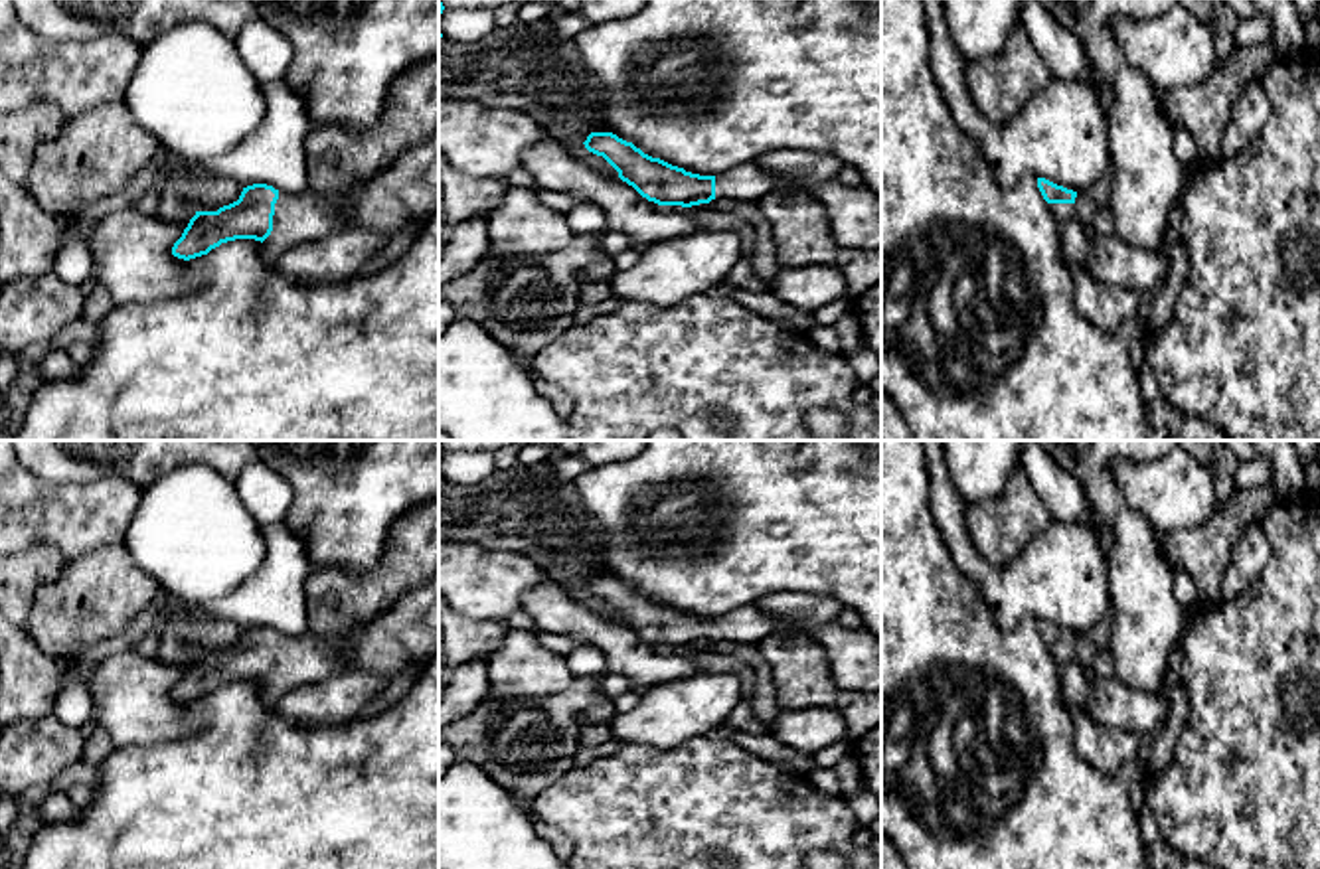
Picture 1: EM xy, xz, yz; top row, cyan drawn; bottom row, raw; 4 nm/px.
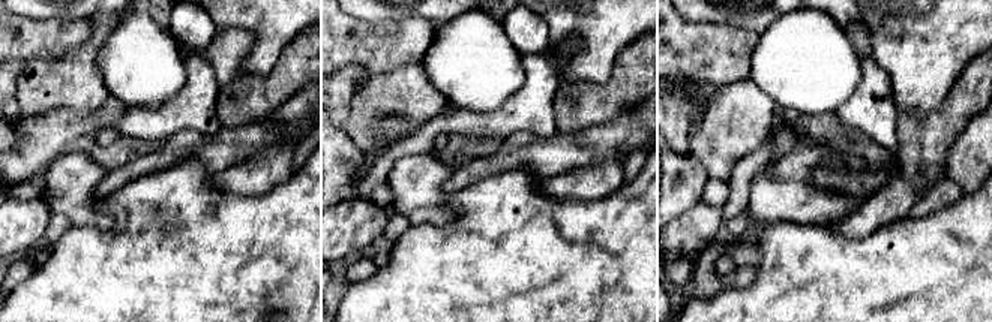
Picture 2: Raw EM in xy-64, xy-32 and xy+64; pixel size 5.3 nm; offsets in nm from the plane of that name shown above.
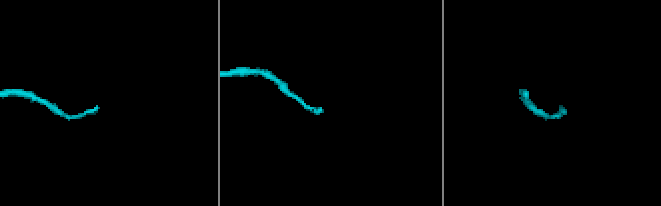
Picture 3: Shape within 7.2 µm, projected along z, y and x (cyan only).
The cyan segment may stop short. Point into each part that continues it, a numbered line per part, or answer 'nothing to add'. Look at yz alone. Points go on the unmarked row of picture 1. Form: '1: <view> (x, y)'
1: yz (1075, 686)

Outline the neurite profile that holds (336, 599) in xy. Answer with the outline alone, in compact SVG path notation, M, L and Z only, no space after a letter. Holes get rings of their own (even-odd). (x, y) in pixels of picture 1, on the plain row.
M439 498L399 515L383 553L366 573L312 565L304 598L308 630L344 636L352 626L391 608L439 571Z

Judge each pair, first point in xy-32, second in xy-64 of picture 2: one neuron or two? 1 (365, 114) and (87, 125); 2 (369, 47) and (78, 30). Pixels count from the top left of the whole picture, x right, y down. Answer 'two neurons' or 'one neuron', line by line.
1: two neurons
2: one neuron

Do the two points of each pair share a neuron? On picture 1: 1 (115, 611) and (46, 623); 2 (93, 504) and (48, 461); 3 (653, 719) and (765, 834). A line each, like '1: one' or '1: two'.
1: one
2: two
3: two

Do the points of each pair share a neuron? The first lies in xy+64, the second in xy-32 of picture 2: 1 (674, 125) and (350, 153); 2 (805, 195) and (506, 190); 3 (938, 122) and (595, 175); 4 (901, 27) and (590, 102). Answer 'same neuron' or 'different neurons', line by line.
1: different neurons
2: different neurons
3: different neurons
4: different neurons

